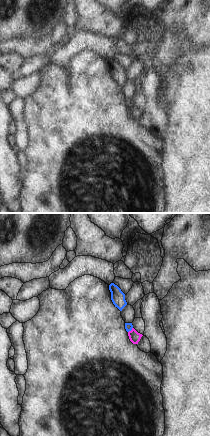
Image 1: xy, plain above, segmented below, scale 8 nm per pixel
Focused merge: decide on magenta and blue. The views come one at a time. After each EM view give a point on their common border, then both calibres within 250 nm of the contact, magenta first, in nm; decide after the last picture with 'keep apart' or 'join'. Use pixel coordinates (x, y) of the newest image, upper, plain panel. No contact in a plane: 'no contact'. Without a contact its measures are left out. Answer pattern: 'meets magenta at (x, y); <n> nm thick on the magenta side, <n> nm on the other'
meets magenta at (131, 106); 90 nm thick on the magenta side, 60 nm on the other

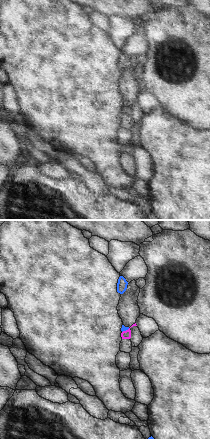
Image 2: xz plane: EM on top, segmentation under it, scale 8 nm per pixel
meets magenta at (126, 106); 70 nm thick on the magenta side, 40 nm on the other

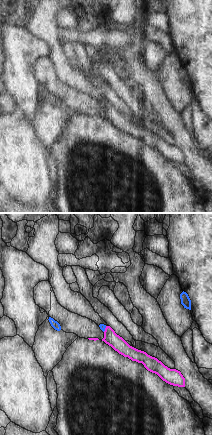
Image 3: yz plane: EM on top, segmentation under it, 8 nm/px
meets magenta at (105, 105); 110 nm thick on the magenta side, 50 nm on the other

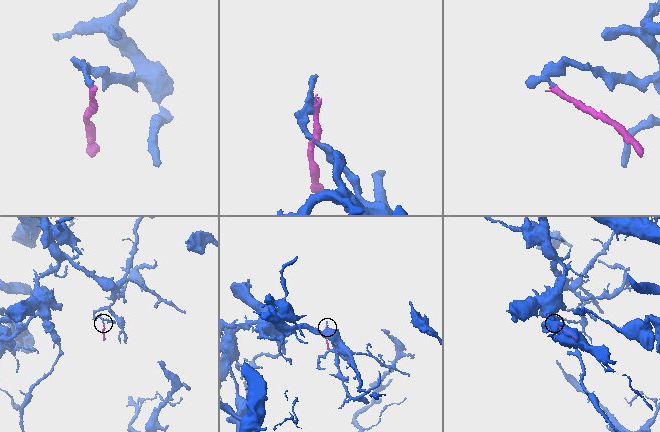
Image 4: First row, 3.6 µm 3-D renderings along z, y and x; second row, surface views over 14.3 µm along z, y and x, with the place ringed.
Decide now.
keep apart

